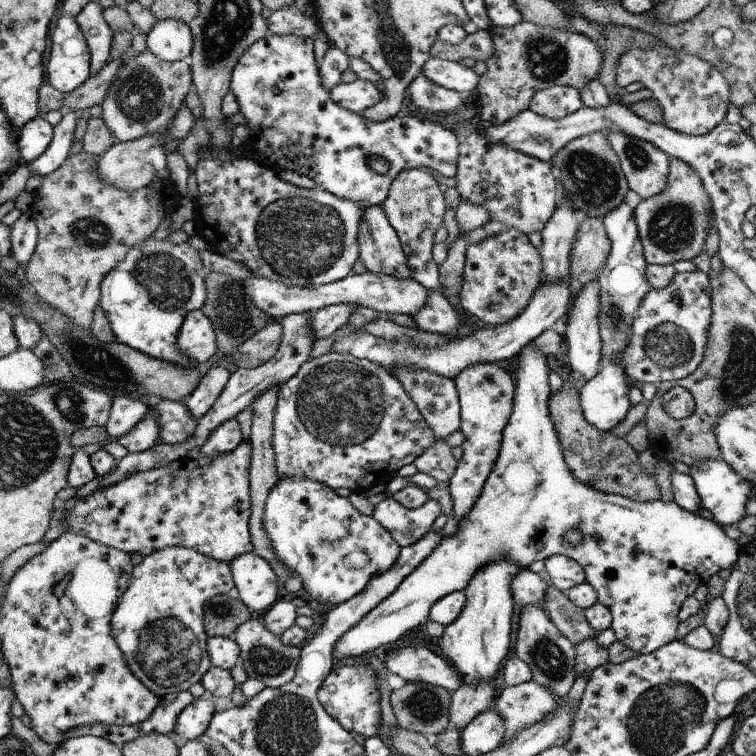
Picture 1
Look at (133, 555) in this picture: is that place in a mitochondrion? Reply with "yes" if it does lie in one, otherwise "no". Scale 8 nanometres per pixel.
no

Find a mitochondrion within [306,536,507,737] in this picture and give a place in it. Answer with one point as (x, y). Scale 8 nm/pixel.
(424, 705)

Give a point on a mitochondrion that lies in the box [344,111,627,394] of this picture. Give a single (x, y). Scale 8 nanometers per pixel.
(592, 179)

